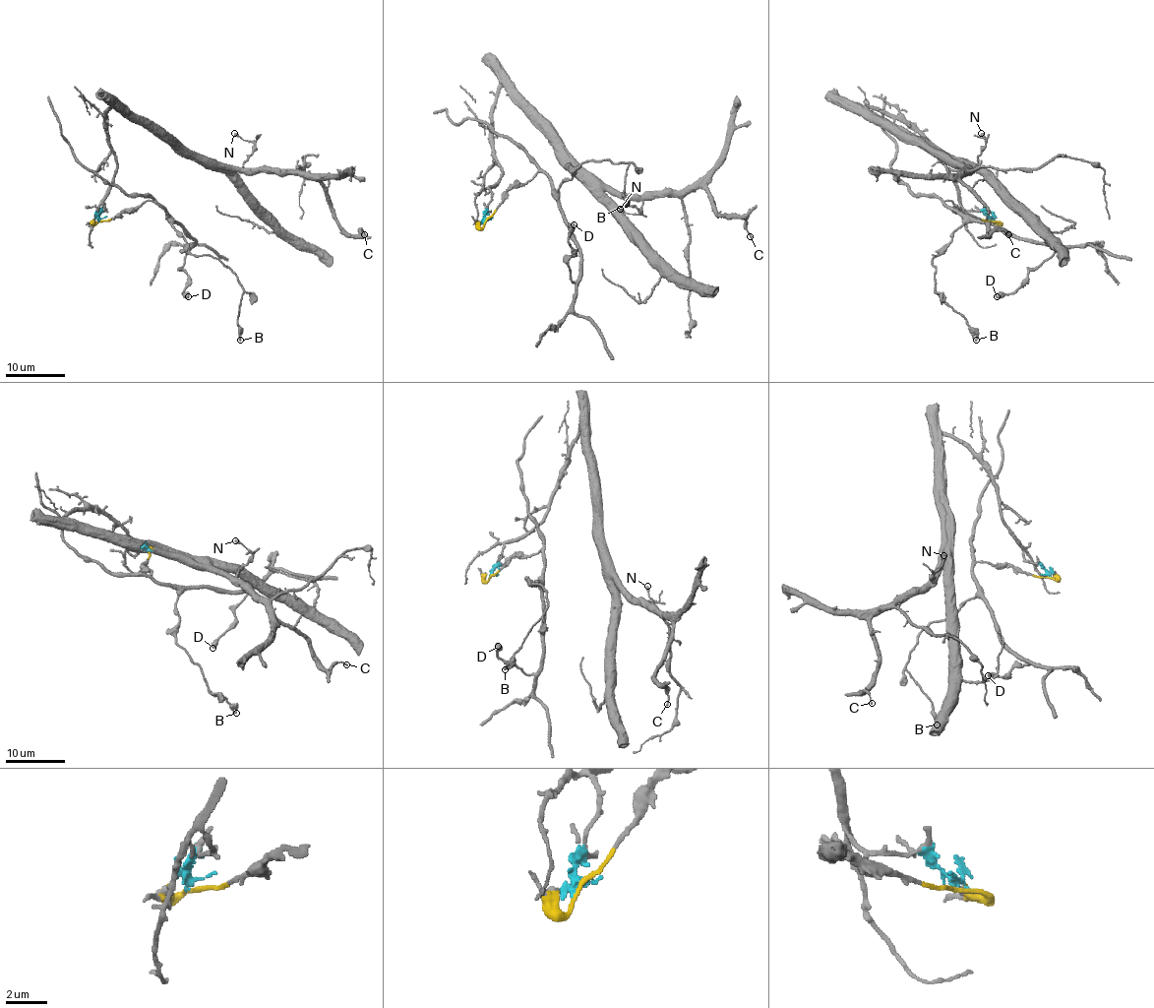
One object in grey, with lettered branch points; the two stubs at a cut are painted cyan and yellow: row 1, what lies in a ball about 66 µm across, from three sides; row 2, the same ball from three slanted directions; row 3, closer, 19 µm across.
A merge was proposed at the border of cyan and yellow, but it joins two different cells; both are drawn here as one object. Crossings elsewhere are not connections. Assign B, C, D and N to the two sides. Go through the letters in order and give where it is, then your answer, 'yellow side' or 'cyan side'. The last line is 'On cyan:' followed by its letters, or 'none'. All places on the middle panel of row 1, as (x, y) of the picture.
B: at (626, 204); yellow side
C: at (750, 236); cyan side
D: at (574, 224); yellow side
N: at (620, 209); cyan side
On cyan: C, N

